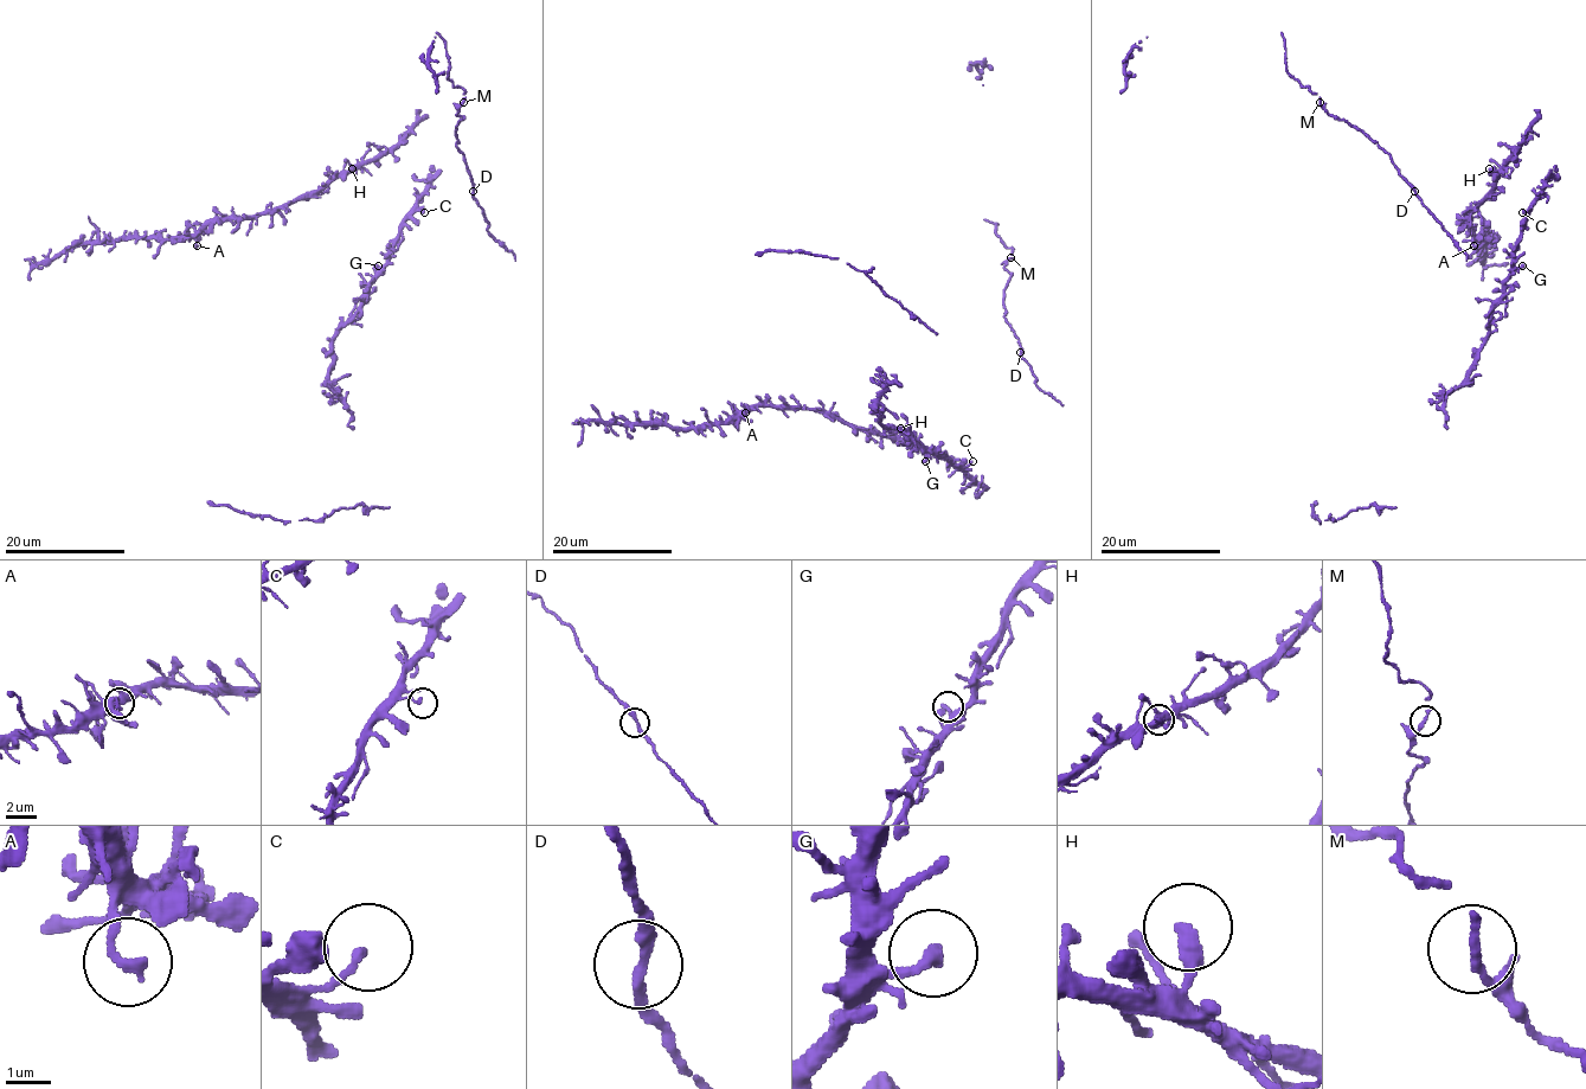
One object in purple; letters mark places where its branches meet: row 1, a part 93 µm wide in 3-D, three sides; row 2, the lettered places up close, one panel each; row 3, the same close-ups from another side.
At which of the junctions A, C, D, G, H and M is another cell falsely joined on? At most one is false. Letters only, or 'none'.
none

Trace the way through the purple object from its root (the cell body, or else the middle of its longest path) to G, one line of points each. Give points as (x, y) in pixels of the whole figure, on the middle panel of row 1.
G: (970, 462), (957, 467), (939, 453), (930, 453), (925, 461)

